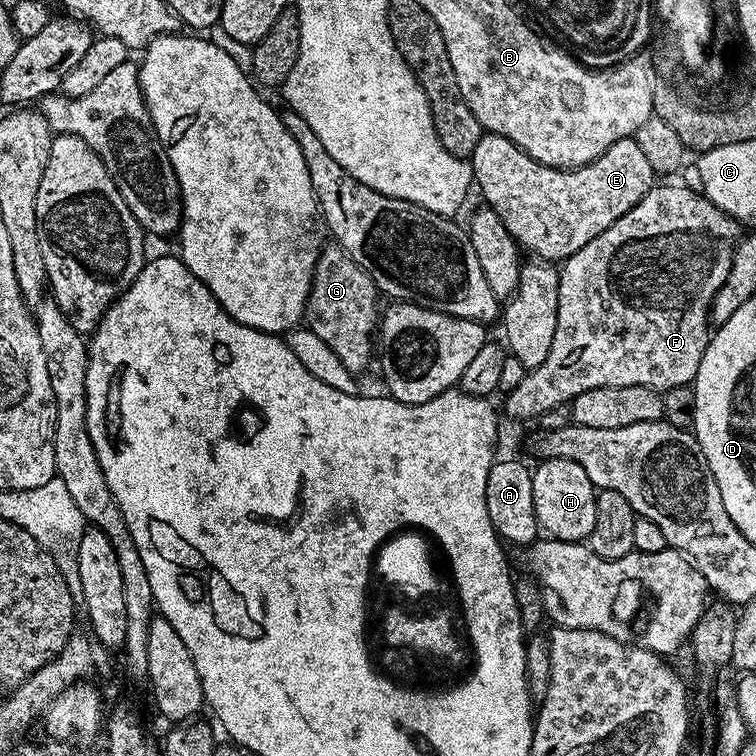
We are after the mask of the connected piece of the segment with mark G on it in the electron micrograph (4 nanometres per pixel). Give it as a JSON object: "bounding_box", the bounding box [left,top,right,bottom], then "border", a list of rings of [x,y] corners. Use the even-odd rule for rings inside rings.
{"bounding_box":[306,247,382,374],"border":[[[331,247],[321,251],[320,261],[316,264],[312,289],[308,295],[306,326],[318,334],[318,338],[322,338],[322,342],[326,342],[326,346],[338,354],[338,358],[342,358],[342,366],[346,366],[346,370],[361,374],[374,360],[374,337],[382,316],[382,293],[372,276],[362,270],[354,258],[350,258],[345,248]]]}

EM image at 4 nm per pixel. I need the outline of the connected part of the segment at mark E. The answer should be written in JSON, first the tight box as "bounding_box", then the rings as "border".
{"bounding_box":[470,132,654,262],"border":[[[489,132],[481,135],[478,146],[474,146],[470,157],[472,179],[475,187],[480,187],[484,195],[483,203],[492,208],[502,222],[506,222],[506,230],[520,245],[529,257],[540,262],[563,262],[569,260],[586,242],[598,238],[602,230],[606,230],[622,214],[635,206],[638,201],[654,187],[654,173],[646,154],[642,154],[642,146],[638,146],[635,138],[619,140],[610,146],[606,154],[602,154],[594,162],[583,164],[580,168],[551,168],[530,158],[510,138],[502,138]]]}

